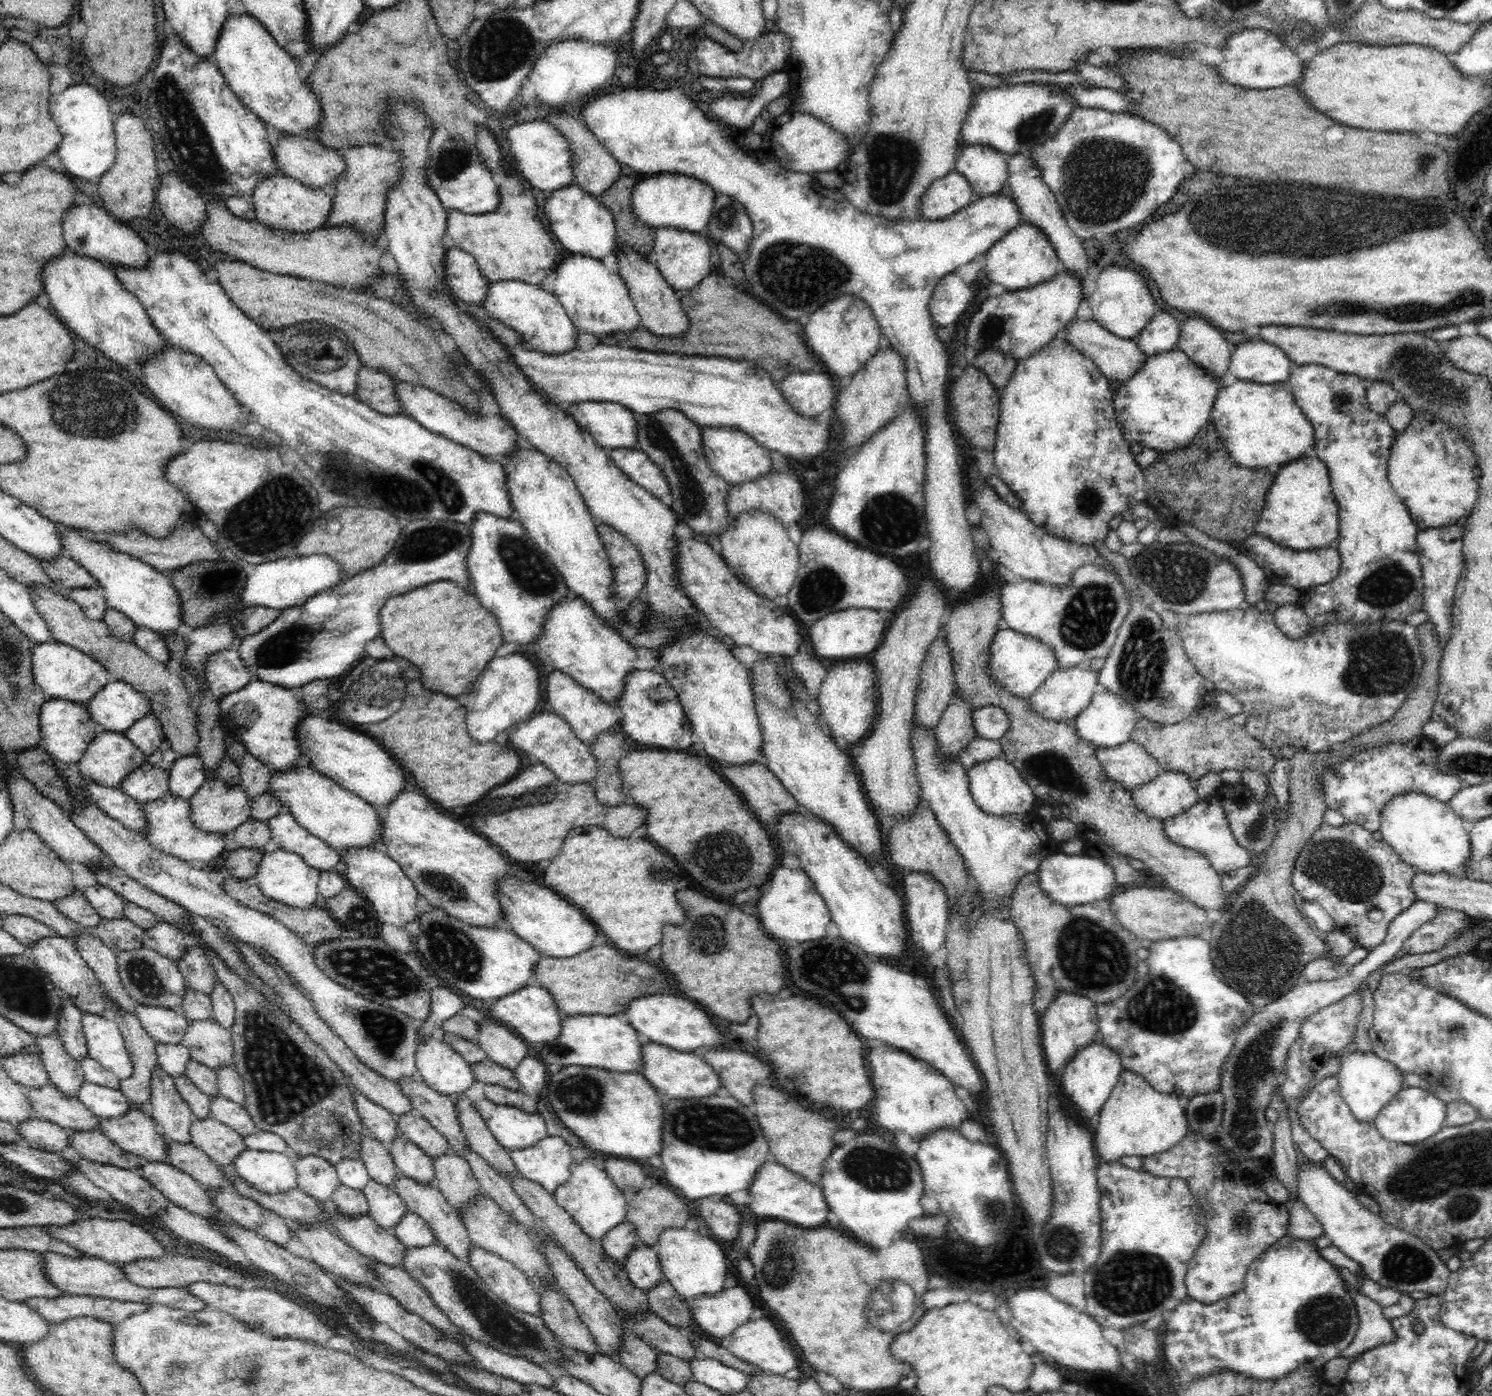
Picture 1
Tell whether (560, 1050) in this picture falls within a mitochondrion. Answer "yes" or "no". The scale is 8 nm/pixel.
yes

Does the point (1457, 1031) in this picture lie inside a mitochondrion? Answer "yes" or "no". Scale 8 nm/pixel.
yes

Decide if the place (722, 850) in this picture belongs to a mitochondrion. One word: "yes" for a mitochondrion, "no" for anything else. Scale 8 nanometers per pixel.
yes

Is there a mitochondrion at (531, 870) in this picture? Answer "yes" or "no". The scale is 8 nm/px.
no

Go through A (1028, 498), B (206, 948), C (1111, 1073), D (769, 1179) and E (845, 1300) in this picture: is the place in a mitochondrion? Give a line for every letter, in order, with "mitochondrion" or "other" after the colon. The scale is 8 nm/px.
A: other
B: other
C: other
D: other
E: other

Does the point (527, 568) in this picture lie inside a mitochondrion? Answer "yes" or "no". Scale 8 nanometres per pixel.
yes

